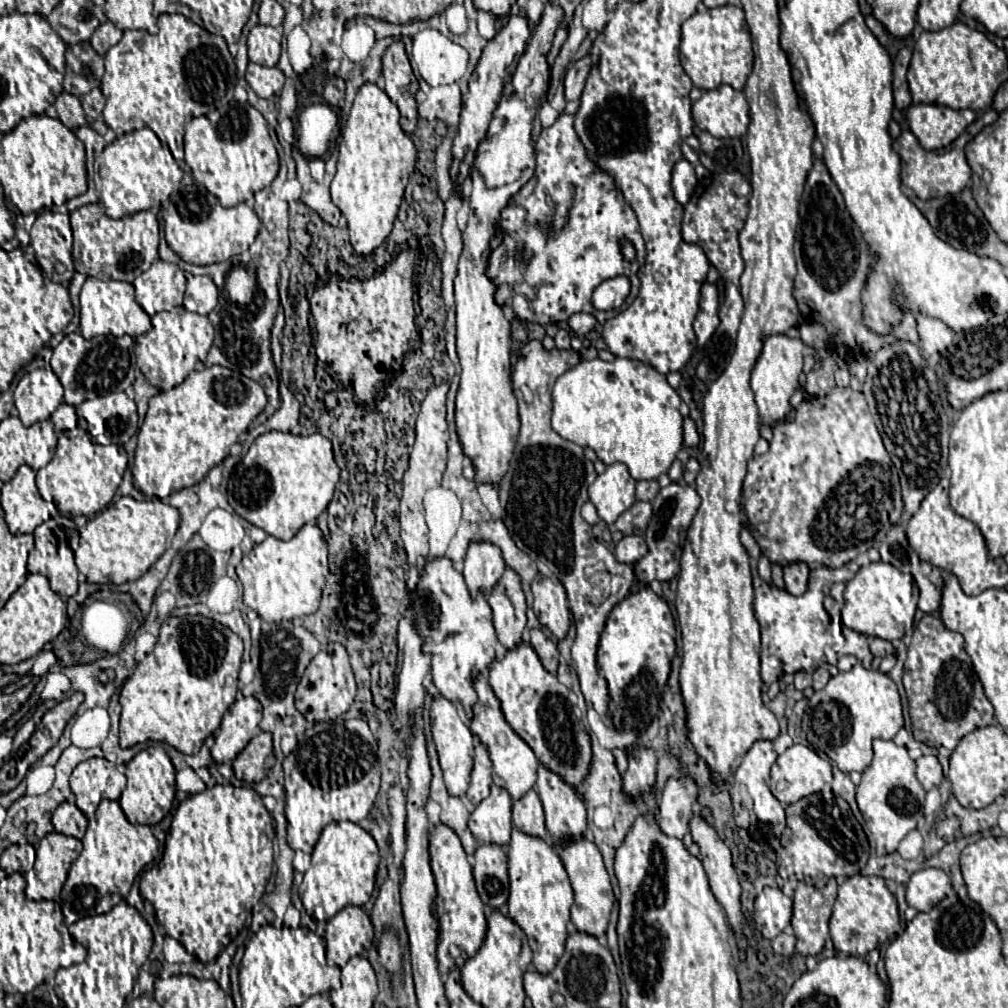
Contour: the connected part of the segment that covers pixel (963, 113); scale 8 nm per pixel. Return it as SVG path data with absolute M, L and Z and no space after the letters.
M911 105L905 113L905 121L911 133L917 137L919 145L925 151L943 149L953 143L967 125L977 119L977 113L971 109L949 109L939 105Z

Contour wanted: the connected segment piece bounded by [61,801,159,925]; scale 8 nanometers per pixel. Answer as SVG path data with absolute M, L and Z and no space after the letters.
M101 801L93 821L83 837L83 851L69 869L69 877L61 893L61 909L65 923L71 925L89 915L101 915L113 909L129 895L135 878L147 863L155 860L159 842L149 825L131 825L119 807L119 801Z

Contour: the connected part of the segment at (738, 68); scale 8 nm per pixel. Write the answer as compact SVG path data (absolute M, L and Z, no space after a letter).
M723 5L705 9L703 13L695 13L687 19L681 37L681 65L697 89L715 89L717 85L727 83L741 91L753 69L751 33L745 23L743 9Z

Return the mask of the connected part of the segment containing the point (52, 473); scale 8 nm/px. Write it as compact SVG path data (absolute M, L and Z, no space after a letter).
M81 427L71 429L69 433L61 433L55 457L44 469L36 473L37 491L41 499L47 503L49 513L45 521L58 516L59 511L63 515L85 515L85 517L95 515L113 499L125 469L127 469L127 453L123 447L95 445L89 441L87 431L83 431Z

